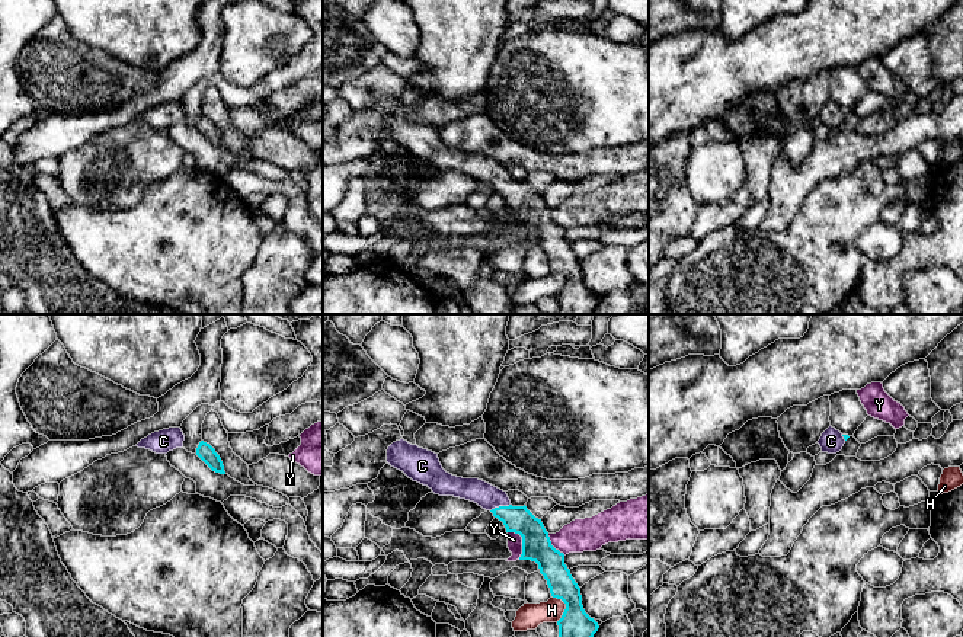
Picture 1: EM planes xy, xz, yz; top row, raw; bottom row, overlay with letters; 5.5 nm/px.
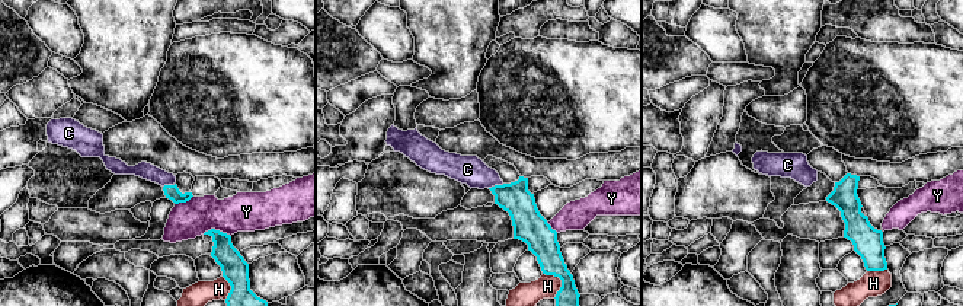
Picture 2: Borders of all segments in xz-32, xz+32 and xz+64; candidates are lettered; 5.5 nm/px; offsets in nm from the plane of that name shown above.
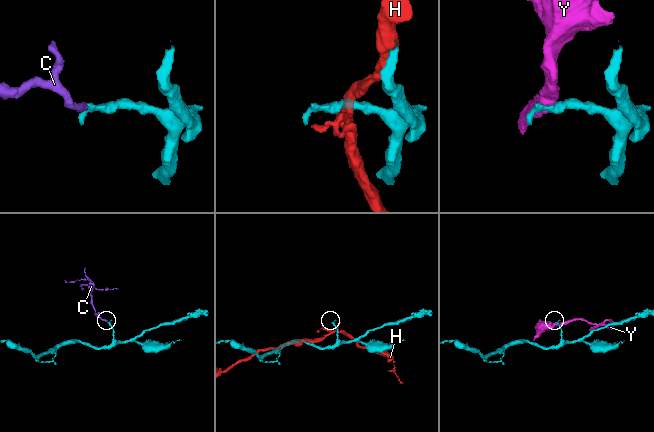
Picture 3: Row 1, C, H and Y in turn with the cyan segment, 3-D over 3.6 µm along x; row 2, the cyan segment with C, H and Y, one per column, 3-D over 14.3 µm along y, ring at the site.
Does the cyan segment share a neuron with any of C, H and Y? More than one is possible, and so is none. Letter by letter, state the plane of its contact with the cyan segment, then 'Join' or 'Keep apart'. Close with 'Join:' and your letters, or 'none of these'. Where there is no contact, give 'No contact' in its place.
C: Touches cyan in xz. Join
H: Touches cyan in xz. Keep apart
Y: Touches cyan in xz. Keep apart
Join: C

